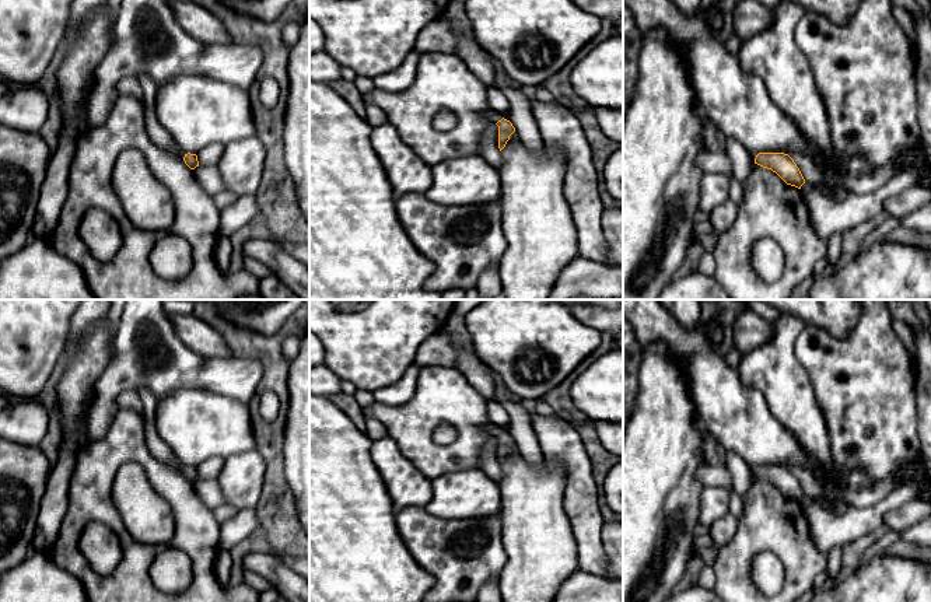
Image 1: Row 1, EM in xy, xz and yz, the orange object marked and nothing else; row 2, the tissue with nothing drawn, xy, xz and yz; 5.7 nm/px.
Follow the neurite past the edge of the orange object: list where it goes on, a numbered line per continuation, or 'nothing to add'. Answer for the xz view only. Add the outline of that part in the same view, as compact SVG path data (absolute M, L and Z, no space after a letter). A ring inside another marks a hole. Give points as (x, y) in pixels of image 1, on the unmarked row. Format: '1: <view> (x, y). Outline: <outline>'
1: xz (493, 430). Outline: M490 421L483 427L483 430L491 437L497 437L498 434L503 433L503 427L496 426L496 424L490 423Z

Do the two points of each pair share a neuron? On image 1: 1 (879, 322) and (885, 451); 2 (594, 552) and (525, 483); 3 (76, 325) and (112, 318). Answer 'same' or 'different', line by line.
1: same
2: different
3: different

